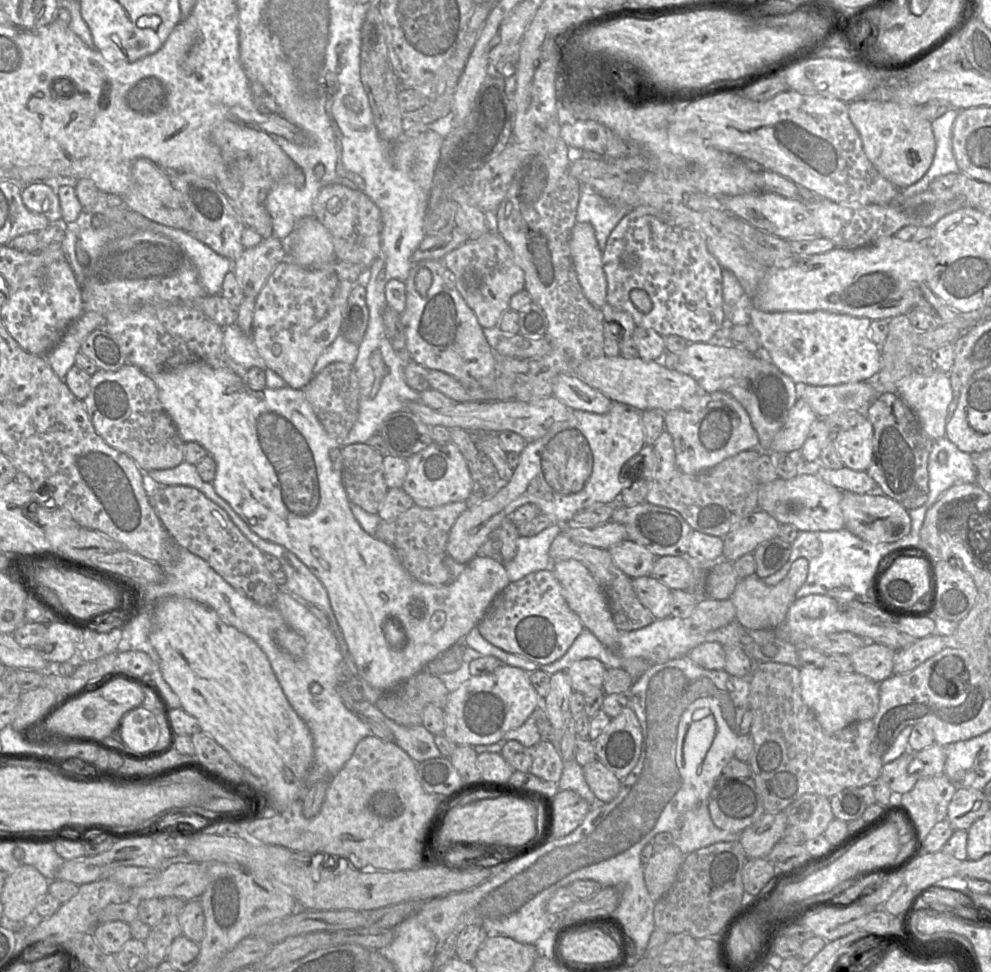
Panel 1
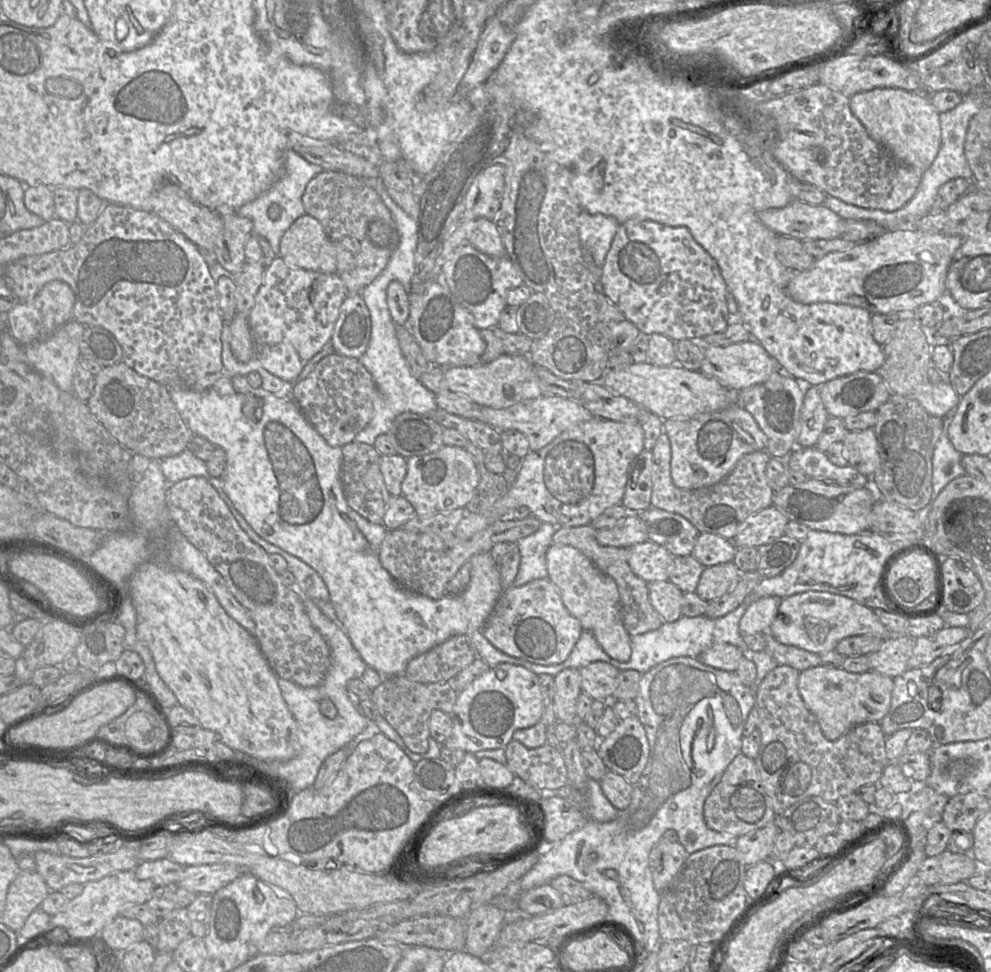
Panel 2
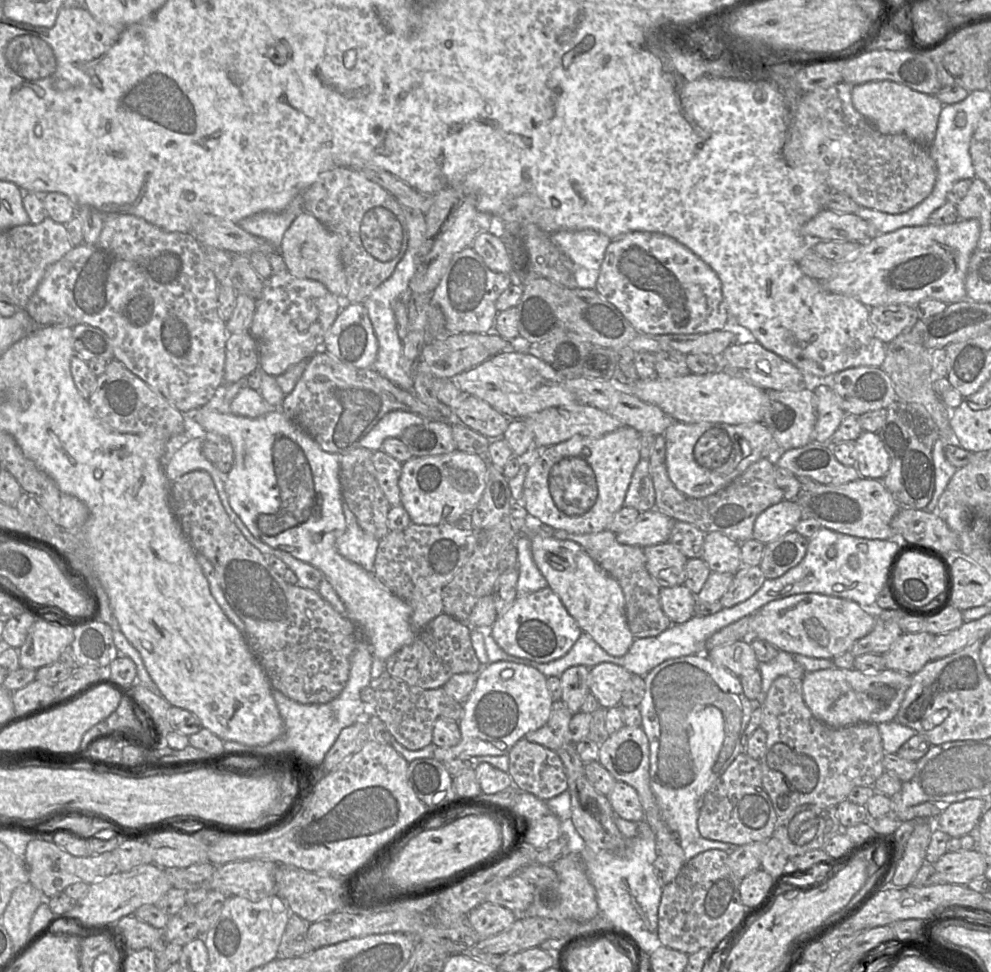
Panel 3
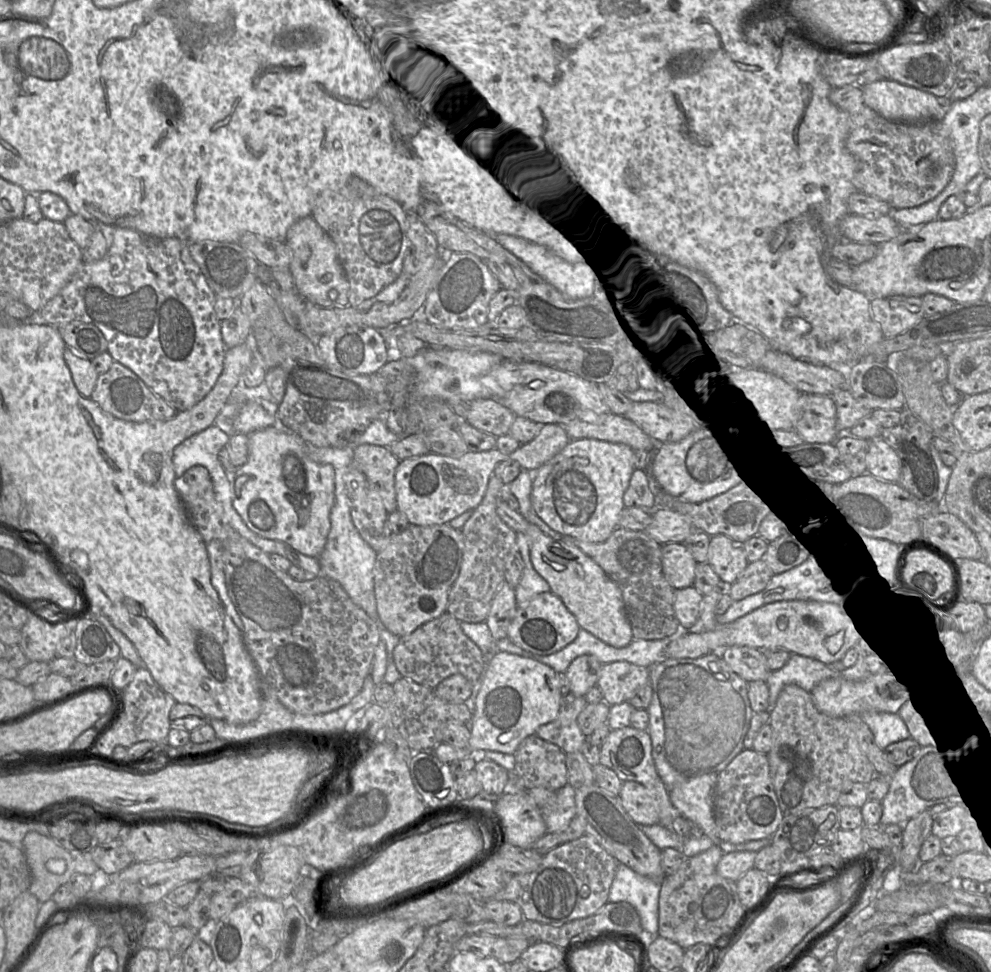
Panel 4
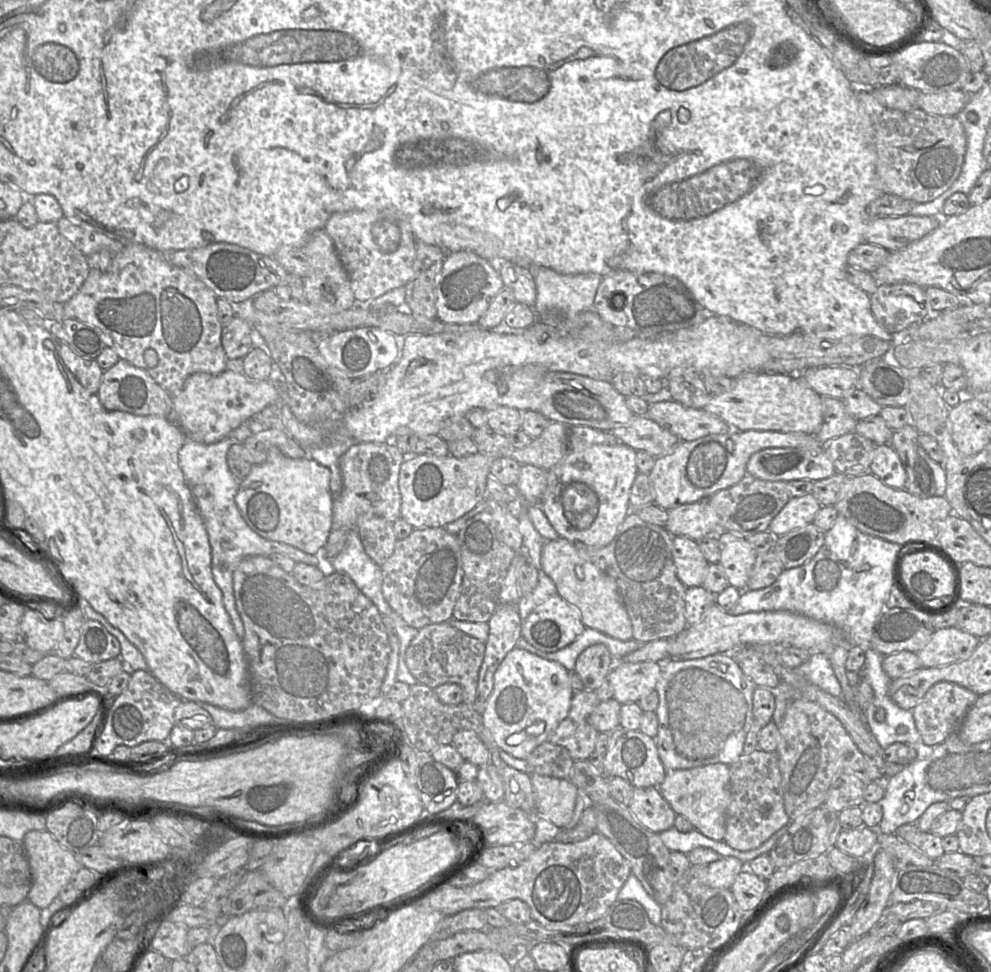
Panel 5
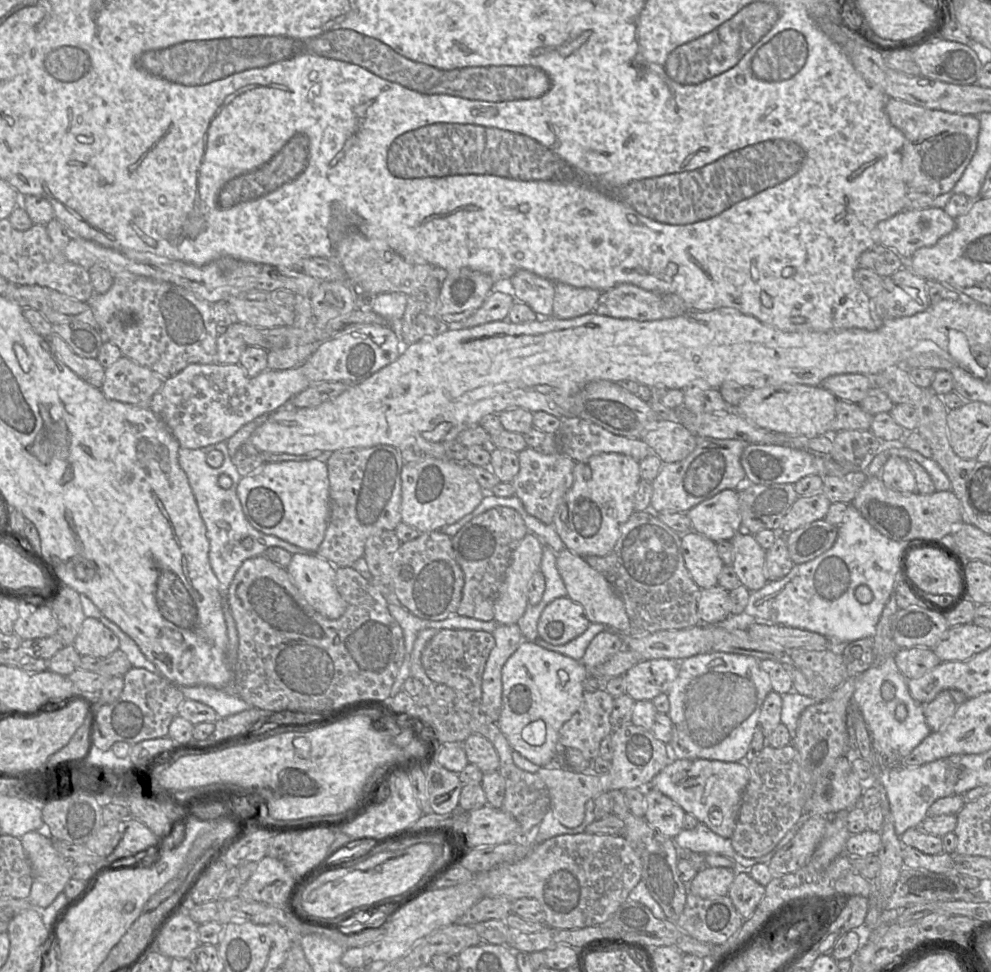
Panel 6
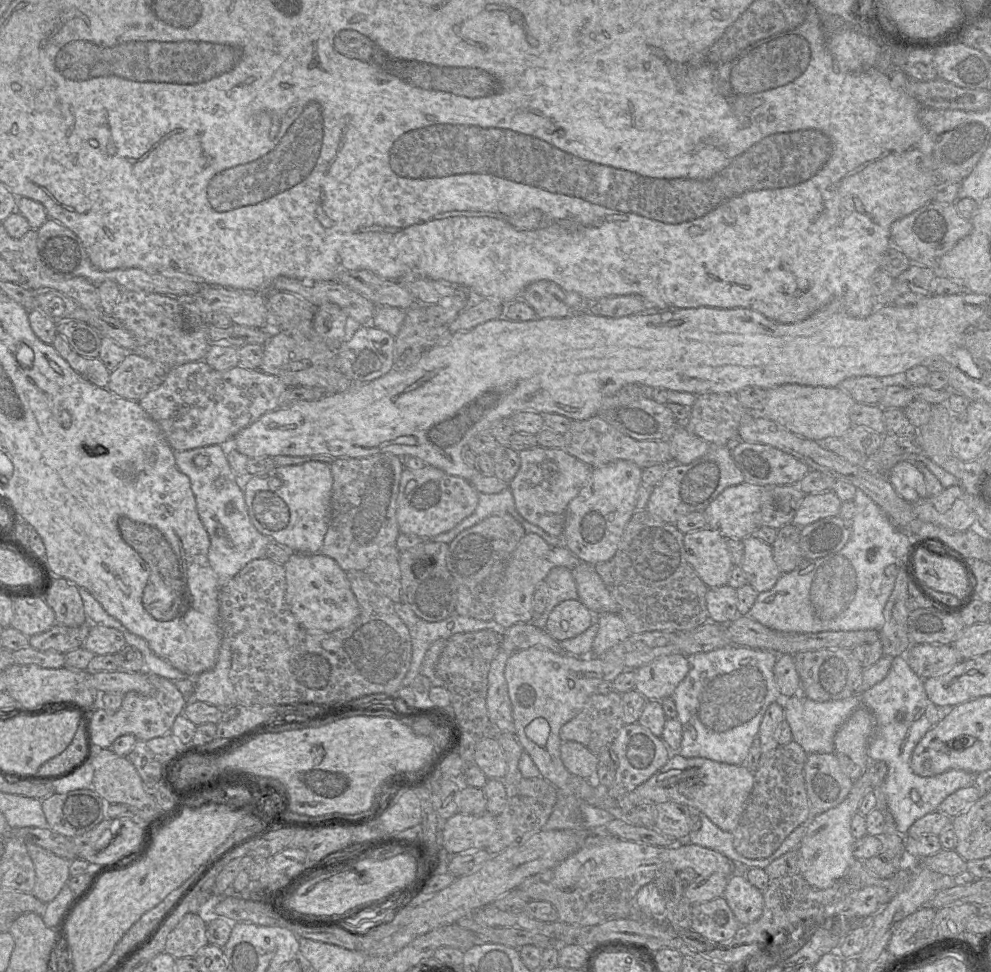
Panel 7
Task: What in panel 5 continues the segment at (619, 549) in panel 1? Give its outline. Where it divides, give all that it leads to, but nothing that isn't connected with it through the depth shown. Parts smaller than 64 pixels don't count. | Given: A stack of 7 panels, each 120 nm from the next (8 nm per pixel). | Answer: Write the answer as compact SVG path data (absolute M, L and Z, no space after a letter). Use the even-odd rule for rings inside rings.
M674 537L672 556L677 576L687 588L703 585L709 563L703 556L698 542L687 537Z

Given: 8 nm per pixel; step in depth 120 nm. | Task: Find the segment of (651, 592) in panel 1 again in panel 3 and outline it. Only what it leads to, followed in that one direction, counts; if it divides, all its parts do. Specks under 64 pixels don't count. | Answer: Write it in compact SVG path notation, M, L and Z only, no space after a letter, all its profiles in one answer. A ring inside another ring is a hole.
M685 585L662 587L659 595L661 607L672 625L682 624L694 616L697 598Z

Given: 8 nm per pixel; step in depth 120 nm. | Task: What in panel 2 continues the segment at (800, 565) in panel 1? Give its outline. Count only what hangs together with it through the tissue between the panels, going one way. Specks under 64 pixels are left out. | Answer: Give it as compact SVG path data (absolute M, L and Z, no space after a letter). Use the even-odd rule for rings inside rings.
M762 597L753 601L739 621L739 631L743 635L764 633L775 619L781 598Z

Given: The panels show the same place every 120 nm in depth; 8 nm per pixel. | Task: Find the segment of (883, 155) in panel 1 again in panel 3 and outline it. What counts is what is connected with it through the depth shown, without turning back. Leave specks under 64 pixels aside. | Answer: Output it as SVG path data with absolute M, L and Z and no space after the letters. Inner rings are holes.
M870 81L852 86L852 104L882 134L902 134L929 146L935 138L943 104L936 95L915 91L890 81Z

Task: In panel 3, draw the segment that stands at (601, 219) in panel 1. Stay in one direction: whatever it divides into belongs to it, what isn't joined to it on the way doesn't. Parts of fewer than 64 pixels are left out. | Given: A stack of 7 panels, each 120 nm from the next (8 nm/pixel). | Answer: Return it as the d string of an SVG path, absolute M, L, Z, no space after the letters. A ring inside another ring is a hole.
M585 229L559 231L551 234L551 240L571 260L577 287L595 289L611 239L595 230Z

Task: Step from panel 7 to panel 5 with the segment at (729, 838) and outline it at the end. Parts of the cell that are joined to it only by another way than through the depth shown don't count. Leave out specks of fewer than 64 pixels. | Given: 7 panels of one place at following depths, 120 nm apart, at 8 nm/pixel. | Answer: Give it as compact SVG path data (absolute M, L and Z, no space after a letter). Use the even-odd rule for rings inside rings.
M788 824L777 831L758 848L749 851L739 851L731 848L723 840L716 841L703 835L696 829L690 832L682 833L674 827L665 830L659 834L662 842L670 851L689 853L695 848L708 848L722 857L735 857L743 863L750 862L762 854L768 854L778 839L786 832Z

